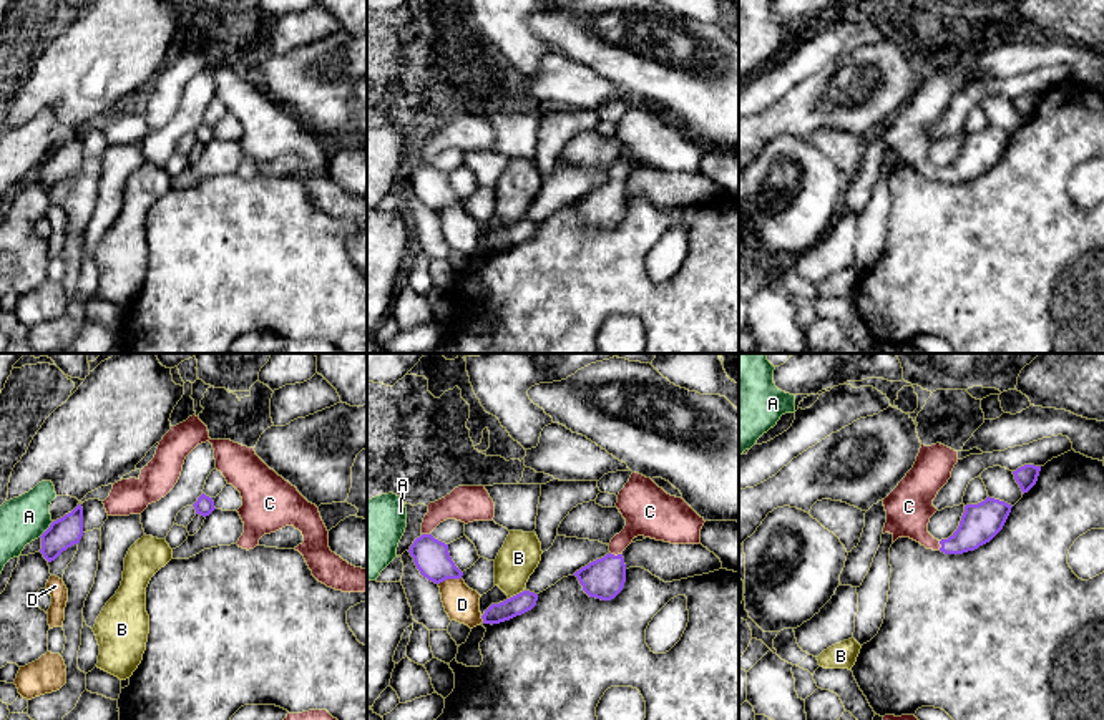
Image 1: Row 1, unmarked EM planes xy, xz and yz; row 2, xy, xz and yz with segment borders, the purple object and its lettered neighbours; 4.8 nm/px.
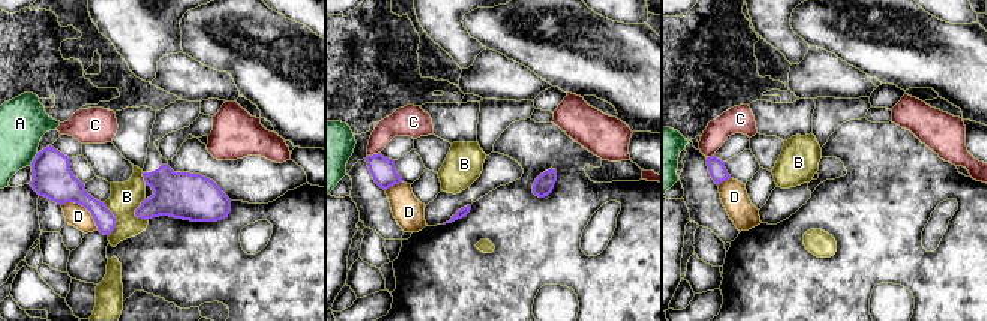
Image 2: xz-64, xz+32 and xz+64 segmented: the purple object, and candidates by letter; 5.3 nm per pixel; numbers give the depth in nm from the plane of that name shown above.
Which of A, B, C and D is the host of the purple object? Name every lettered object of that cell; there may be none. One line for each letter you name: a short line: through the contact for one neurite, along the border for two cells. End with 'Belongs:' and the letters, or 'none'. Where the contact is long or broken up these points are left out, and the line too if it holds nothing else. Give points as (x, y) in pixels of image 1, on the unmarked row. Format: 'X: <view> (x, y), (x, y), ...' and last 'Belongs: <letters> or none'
Belongs: C

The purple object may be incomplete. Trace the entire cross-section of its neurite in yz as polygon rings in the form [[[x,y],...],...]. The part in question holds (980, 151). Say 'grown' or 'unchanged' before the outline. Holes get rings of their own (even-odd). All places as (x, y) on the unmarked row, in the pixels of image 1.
grown; [[[936,71],[921,73],[913,96],[898,114],[883,128],[887,151],[893,171],[910,166],[926,178],[945,182],[963,182],[989,171],[1004,154],[1011,133],[986,126],[978,133],[966,133],[958,158],[948,168],[935,168],[928,161],[930,146],[938,139],[933,128],[951,106],[958,91],[958,80]]]

